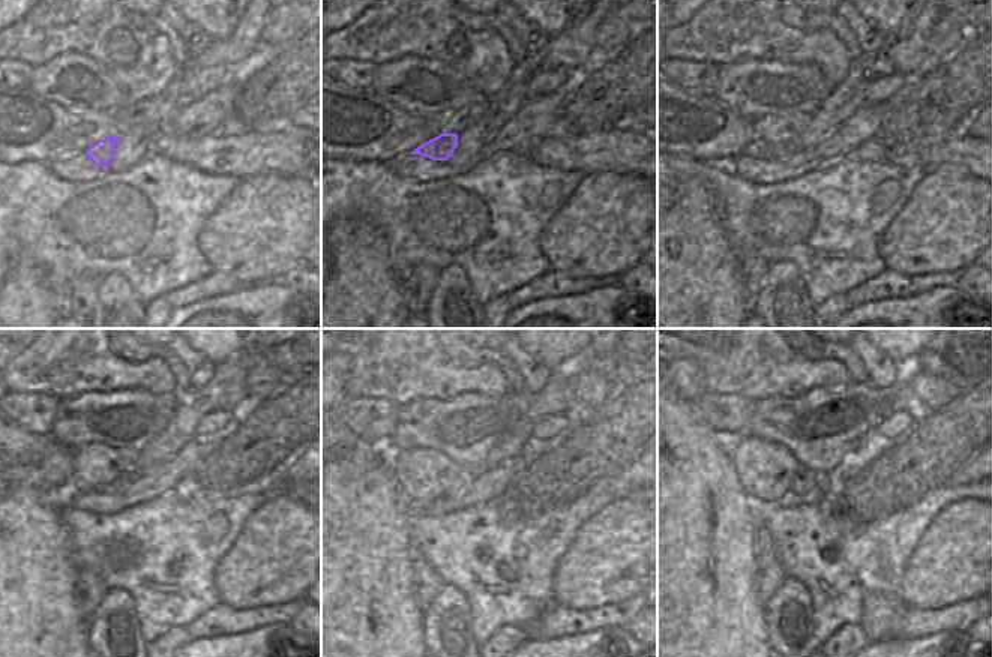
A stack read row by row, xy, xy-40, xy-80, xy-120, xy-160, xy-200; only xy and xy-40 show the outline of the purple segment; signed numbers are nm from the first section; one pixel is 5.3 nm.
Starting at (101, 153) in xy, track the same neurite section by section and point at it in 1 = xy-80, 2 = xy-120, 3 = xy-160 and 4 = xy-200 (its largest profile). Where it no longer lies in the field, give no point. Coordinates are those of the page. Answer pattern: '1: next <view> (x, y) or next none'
1: next xy-80 (784, 149)
2: next xy-120 (123, 480)
3: next xy-160 (465, 477)
4: next xy-200 (803, 480)

